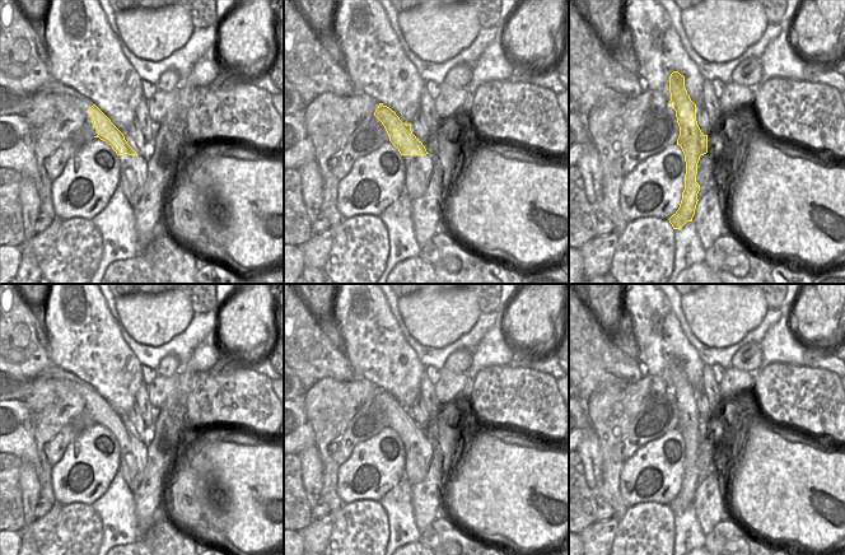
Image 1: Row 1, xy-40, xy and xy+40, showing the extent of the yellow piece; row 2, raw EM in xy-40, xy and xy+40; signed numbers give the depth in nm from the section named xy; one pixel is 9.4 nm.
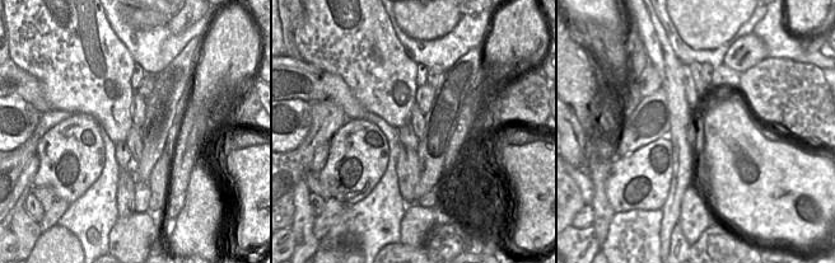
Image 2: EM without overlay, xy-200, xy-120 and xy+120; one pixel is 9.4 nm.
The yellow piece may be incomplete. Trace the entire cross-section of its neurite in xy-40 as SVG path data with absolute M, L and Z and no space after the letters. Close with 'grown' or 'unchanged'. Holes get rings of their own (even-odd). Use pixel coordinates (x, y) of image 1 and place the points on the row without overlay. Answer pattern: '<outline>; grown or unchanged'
M95 390L89 393L89 400L92 401L93 411L98 416L98 420L94 423L99 423L111 430L117 440L137 440L137 438L125 425L123 419Z; unchanged

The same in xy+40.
M673 356L669 362L671 386L676 396L680 421L677 430L685 439L686 460L685 475L678 495L668 504L673 514L681 514L687 507L692 507L697 490L700 470L696 467L697 448L700 442L708 438L708 420L704 420L696 406L696 390L691 386L685 373L685 362Z; unchanged

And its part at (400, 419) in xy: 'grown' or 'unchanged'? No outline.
unchanged

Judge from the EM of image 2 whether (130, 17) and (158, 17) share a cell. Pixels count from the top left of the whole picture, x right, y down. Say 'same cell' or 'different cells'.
same cell

